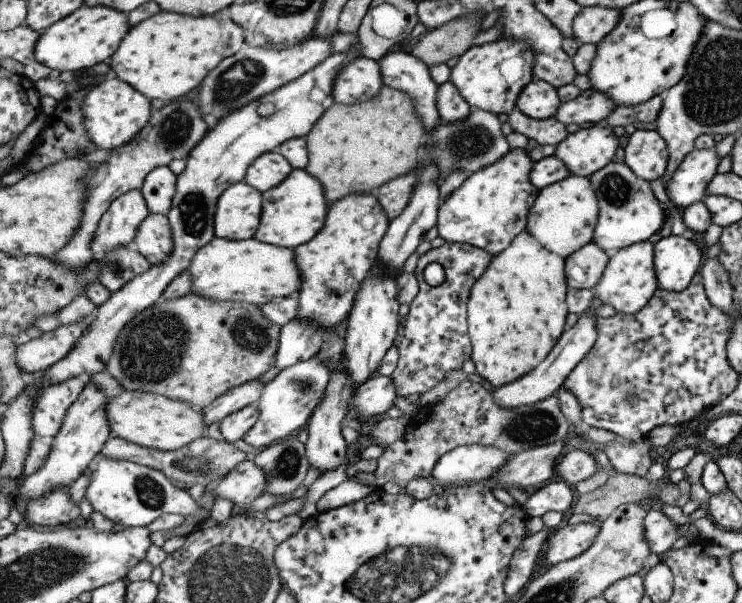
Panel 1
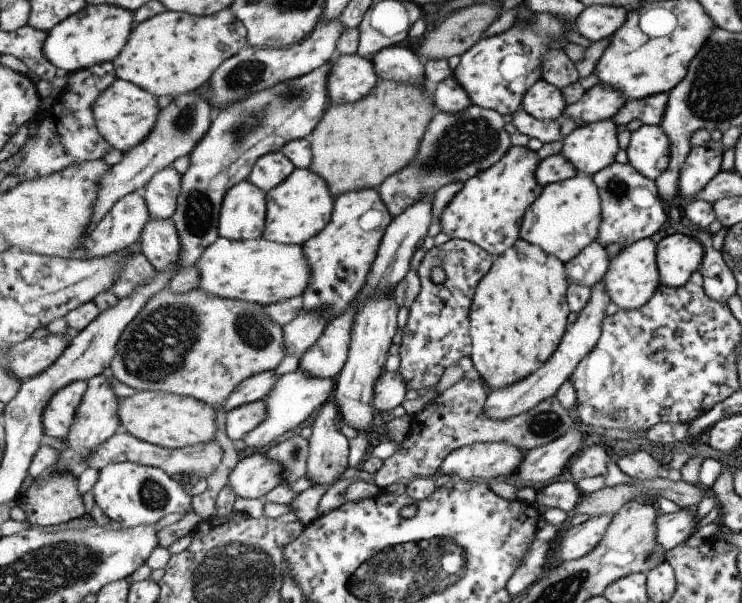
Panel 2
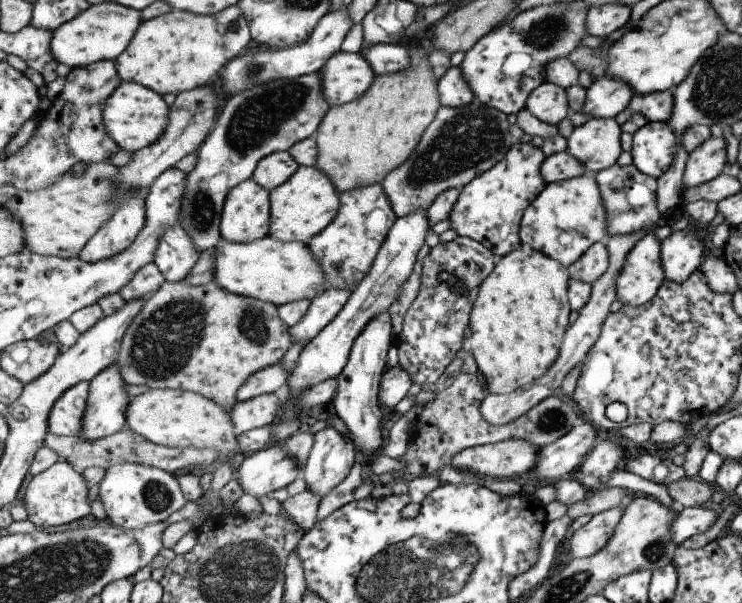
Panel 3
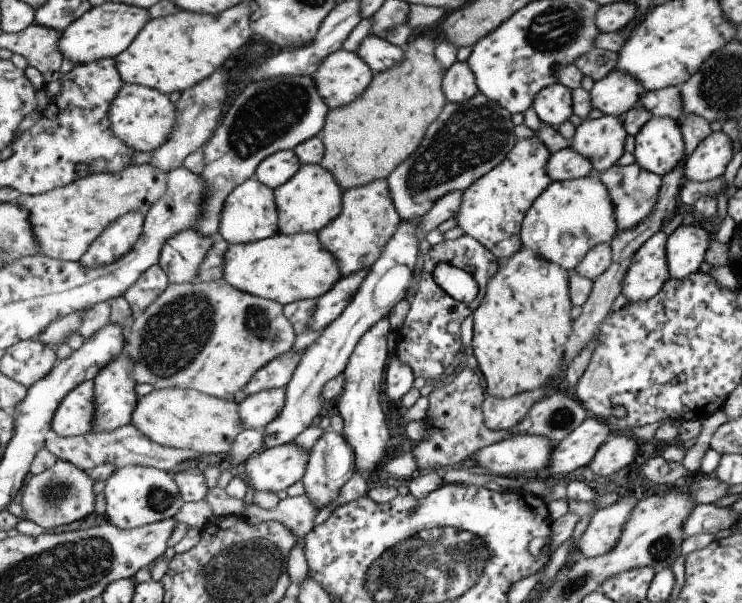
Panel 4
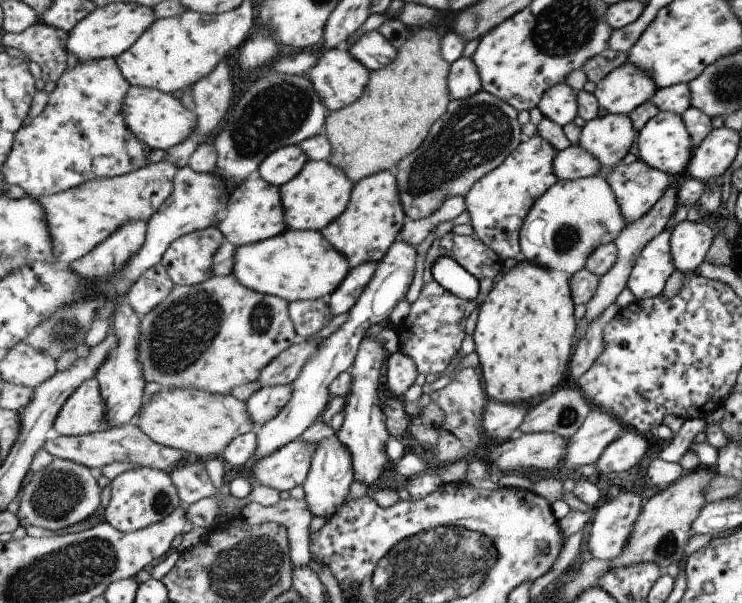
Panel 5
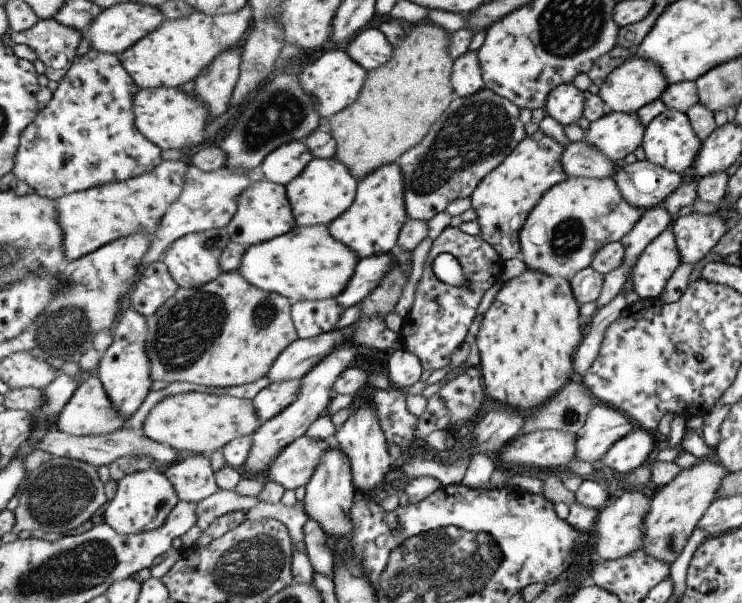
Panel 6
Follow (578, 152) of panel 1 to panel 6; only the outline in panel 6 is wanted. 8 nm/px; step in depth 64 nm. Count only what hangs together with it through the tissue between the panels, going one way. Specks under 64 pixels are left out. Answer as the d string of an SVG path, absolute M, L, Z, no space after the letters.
M609 111L601 120L591 123L591 128L585 133L584 140L597 146L597 150L601 150L609 160L622 164L623 158L627 158L631 152L635 152L639 146L642 146L645 132L647 132L647 126L641 125L636 112Z

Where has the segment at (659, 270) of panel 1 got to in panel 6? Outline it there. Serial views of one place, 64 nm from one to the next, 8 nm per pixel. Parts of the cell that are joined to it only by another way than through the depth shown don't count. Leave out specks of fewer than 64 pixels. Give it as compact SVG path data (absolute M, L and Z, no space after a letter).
M691 212L678 217L671 230L676 236L681 261L686 264L699 264L699 260L711 252L715 243L725 234L725 219L717 214Z

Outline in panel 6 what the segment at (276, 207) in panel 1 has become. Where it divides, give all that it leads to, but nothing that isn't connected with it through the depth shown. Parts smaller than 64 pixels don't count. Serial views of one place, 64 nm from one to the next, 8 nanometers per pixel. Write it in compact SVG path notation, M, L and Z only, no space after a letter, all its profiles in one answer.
M315 157L308 168L287 186L289 199L293 204L293 214L296 215L299 227L323 226L331 225L352 208L360 188L360 180L340 159Z

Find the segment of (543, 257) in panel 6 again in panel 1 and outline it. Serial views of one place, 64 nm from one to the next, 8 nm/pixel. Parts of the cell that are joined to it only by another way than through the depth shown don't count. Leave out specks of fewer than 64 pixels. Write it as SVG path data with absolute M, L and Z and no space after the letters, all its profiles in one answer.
M568 176L562 181L541 189L529 214L527 231L550 251L563 258L572 257L577 250L593 242L597 223L600 221L600 198L590 177Z

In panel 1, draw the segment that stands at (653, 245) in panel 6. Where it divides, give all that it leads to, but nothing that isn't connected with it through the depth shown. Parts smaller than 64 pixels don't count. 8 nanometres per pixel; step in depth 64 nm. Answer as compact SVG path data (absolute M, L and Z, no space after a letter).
M649 241L633 244L612 253L601 282L593 288L594 295L602 304L612 306L617 313L637 314L649 304L652 294L659 288L654 260L654 246Z

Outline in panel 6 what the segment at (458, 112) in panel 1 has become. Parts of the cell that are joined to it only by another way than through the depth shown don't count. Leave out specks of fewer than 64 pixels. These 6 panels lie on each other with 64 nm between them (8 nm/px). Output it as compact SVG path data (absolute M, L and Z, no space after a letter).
M468 51L456 60L452 84L459 97L473 96L486 88L478 51Z

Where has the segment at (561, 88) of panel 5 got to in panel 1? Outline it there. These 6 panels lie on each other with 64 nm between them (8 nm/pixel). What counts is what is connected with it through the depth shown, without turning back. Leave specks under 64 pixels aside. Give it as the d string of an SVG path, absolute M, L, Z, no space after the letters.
M537 78L525 88L517 100L517 107L534 119L556 117L561 104L563 102L558 88Z

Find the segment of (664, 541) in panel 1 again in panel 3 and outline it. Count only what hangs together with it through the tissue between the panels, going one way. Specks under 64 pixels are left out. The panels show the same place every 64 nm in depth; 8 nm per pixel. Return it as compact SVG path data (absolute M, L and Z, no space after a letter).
M704 506L682 508L672 524L673 542L680 545L689 536L705 532L718 517L719 514Z

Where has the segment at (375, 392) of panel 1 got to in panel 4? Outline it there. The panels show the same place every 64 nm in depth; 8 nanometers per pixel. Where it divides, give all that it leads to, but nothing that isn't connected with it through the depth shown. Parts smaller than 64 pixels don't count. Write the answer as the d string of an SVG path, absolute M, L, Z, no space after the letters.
M398 355L393 356L386 374L385 394L388 404L399 404L401 398L413 388L415 377L415 372L413 372L411 366L401 362Z

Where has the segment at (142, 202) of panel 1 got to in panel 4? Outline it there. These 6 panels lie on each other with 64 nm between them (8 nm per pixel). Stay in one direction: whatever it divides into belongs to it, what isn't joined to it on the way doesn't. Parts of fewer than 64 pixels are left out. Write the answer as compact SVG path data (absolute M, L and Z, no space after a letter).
M143 212L125 214L93 242L89 252L81 258L81 264L89 270L97 270L101 266L111 266L119 262L136 248L144 234L145 223L146 214Z

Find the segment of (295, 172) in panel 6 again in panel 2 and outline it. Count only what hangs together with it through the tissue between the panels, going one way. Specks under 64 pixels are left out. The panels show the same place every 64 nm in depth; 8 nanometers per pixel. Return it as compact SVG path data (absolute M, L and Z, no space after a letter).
M277 151L261 157L248 180L268 192L287 181L295 169L293 160L284 151Z

